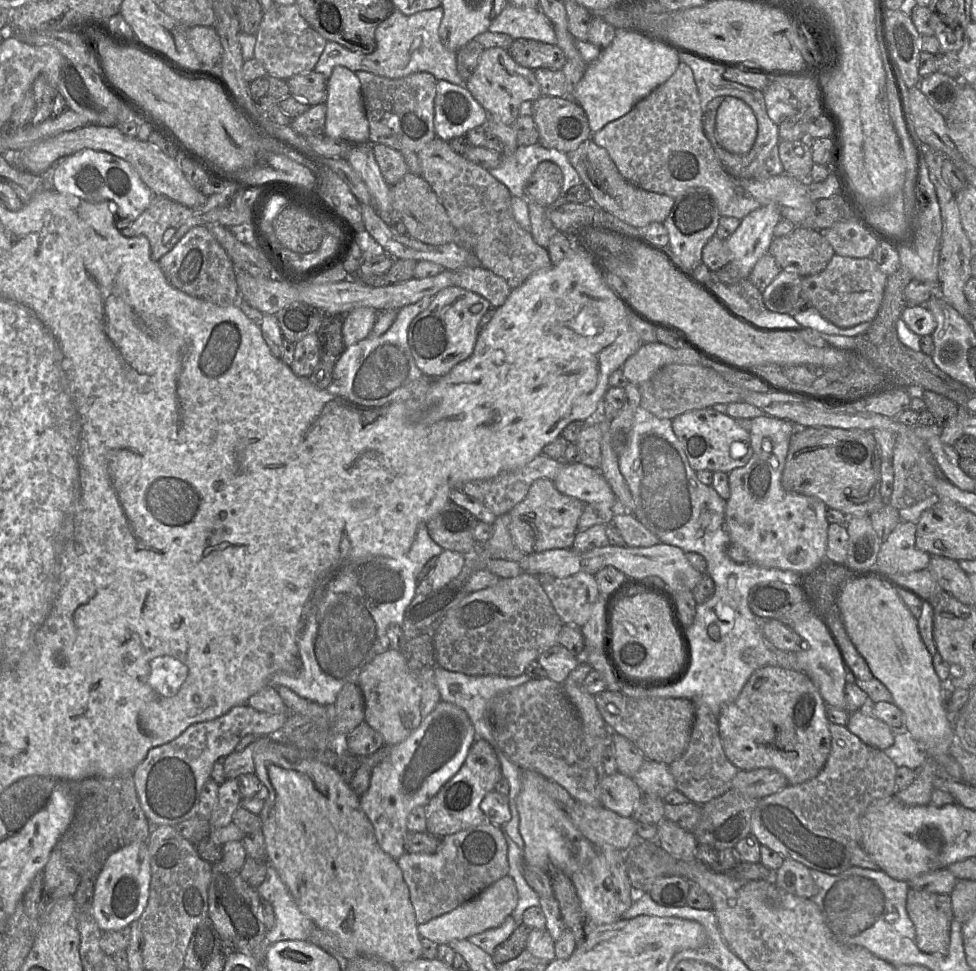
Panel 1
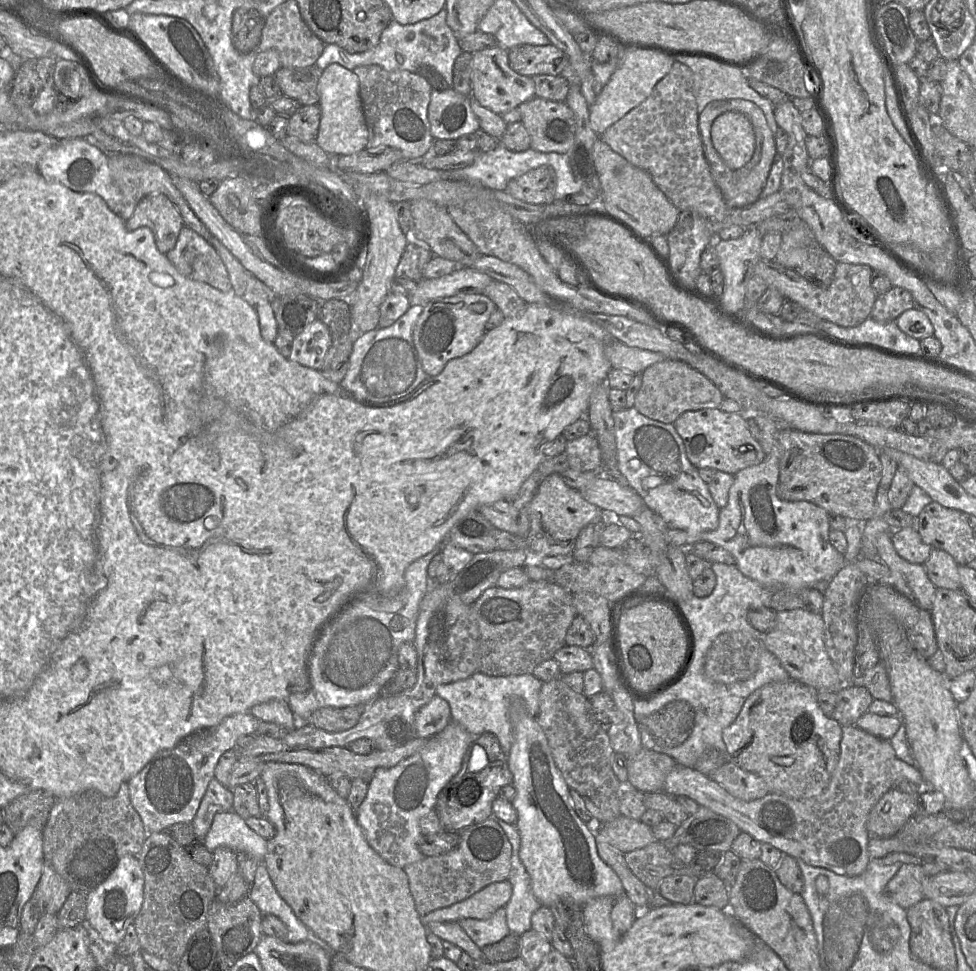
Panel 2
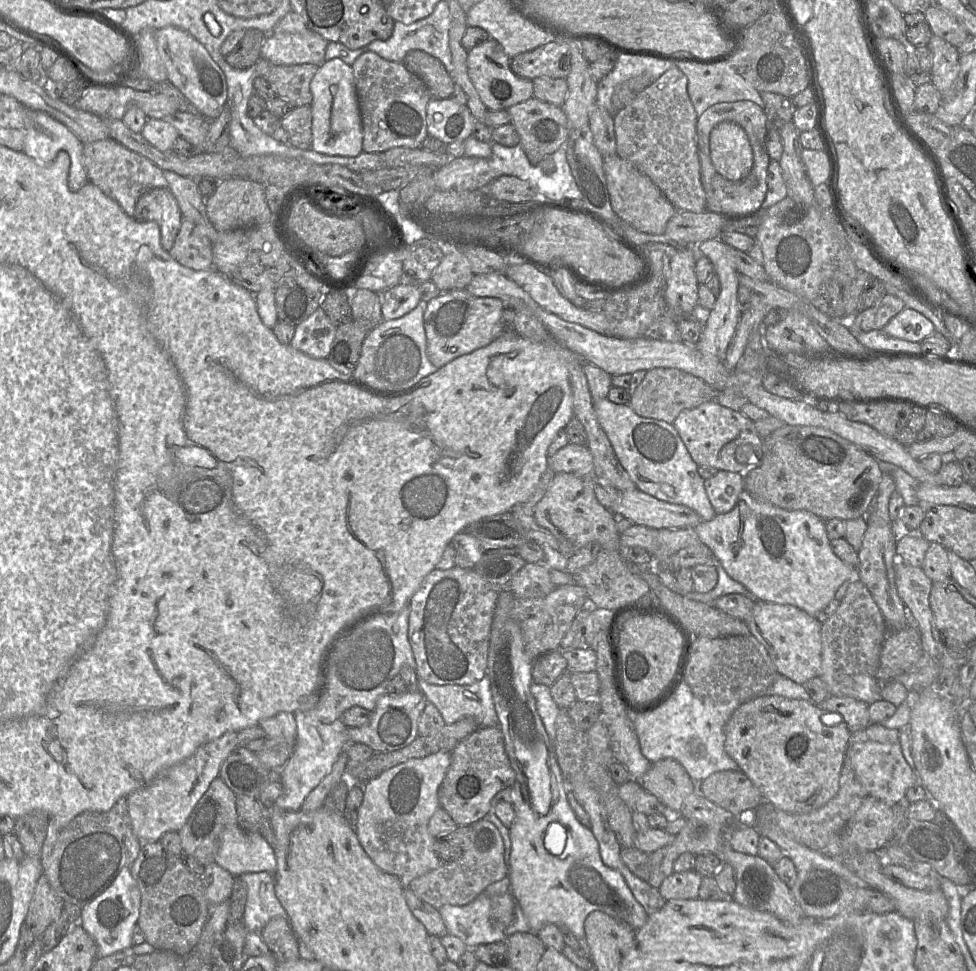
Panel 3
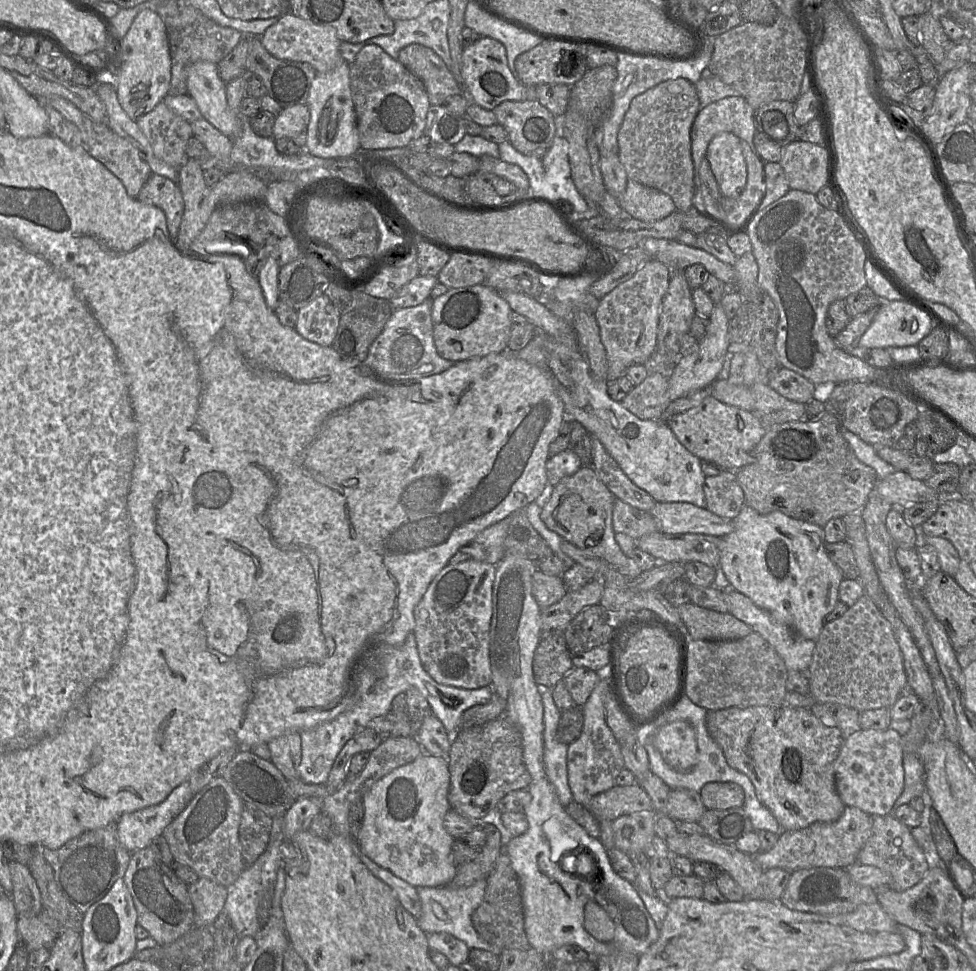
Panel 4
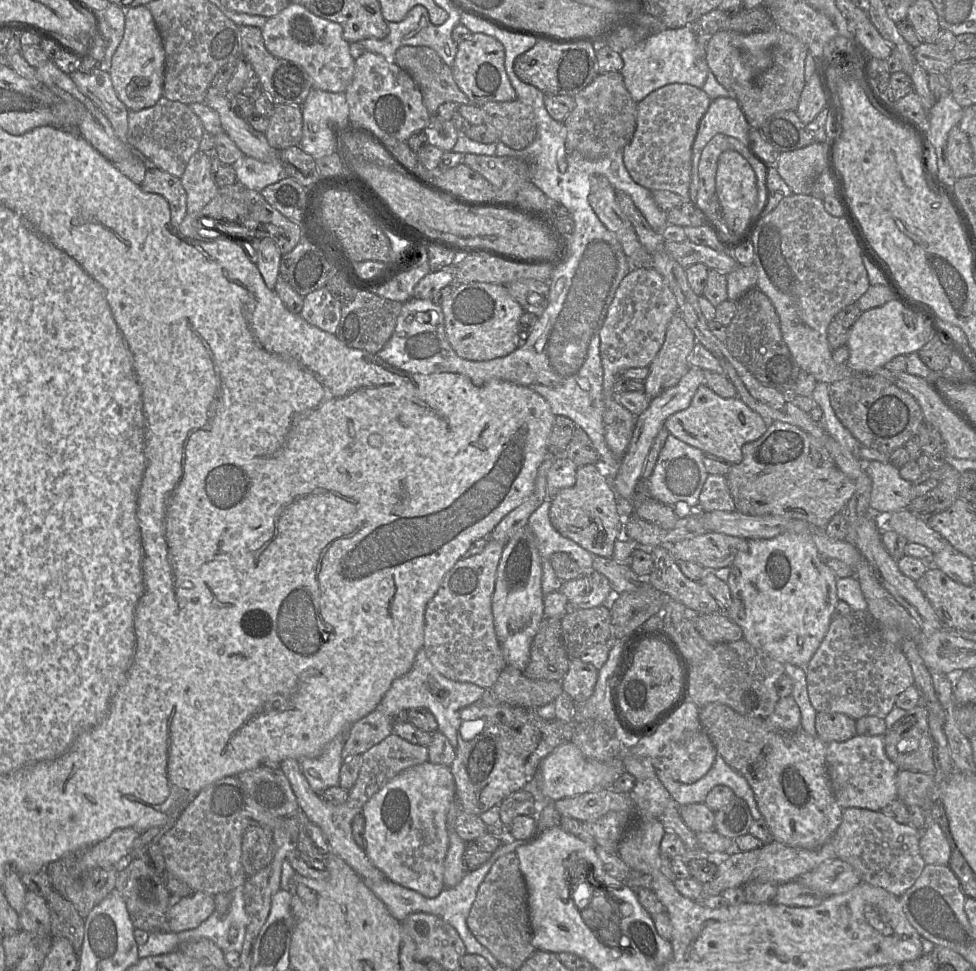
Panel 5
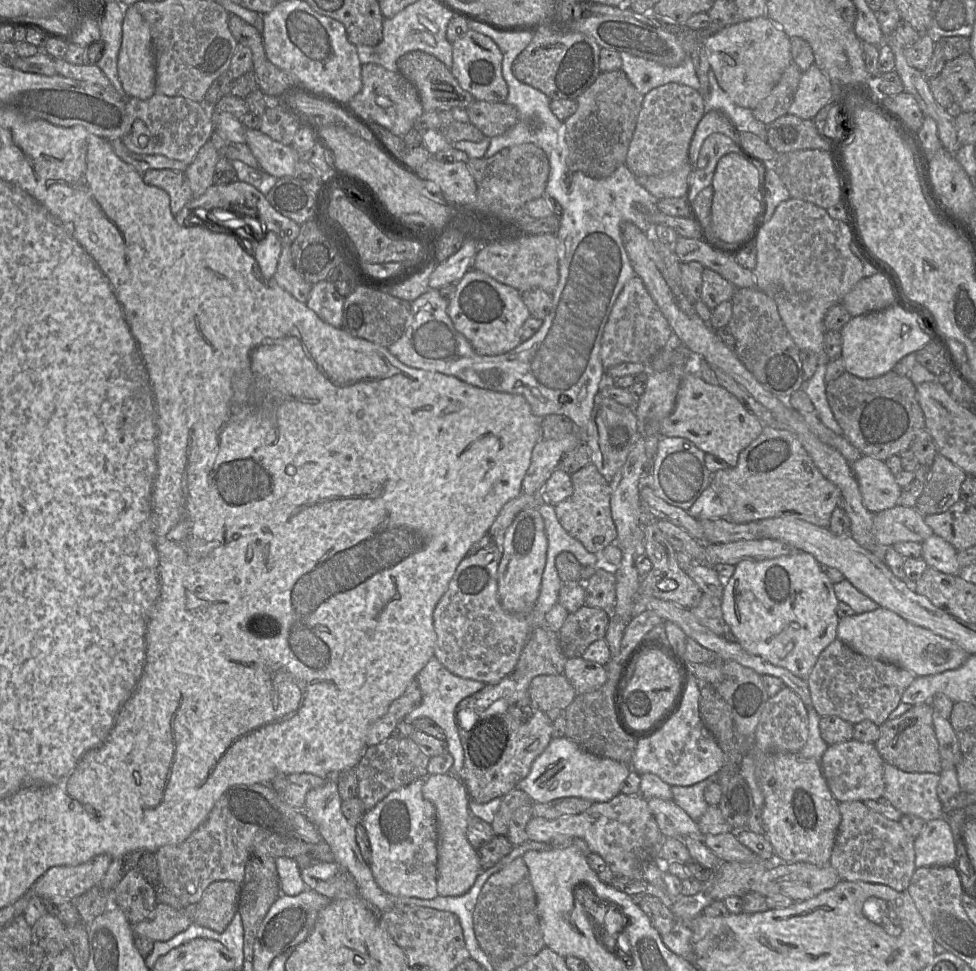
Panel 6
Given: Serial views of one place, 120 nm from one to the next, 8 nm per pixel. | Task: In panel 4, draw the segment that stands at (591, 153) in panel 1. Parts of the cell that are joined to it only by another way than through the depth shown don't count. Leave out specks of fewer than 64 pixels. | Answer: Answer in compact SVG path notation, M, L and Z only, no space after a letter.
M630 179L617 201L626 215L647 222L661 220L676 211L669 195Z

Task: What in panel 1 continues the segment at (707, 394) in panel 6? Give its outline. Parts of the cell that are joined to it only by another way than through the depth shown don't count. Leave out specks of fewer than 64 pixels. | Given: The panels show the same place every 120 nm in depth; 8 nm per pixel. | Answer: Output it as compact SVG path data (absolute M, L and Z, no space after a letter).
M712 408L683 413L672 420L672 428L695 472L709 470L729 474L744 467L753 455L749 432L741 428L734 418Z

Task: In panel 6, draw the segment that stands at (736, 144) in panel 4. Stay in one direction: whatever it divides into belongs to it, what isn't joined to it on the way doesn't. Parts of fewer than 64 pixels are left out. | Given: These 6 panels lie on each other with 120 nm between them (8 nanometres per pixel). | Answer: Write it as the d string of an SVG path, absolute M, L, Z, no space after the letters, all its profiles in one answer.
M729 153L717 163L712 187L711 228L713 235L708 234L708 236L722 246L736 247L753 232L758 218L761 199L758 169L752 161L741 154Z

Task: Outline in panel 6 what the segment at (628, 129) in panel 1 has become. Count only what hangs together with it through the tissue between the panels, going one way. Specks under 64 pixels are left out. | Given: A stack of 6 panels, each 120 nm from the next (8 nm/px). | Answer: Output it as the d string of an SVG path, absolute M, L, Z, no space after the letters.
M677 83L653 88L643 97L625 165L637 178L669 174L679 169L688 162L688 149L704 114L704 97L697 90Z

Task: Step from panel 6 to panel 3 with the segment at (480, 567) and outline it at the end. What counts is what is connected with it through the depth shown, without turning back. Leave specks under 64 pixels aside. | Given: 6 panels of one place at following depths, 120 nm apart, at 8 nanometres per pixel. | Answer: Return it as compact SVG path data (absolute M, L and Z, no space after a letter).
M454 567L448 570L435 569L427 575L418 591L413 595L410 601L410 615L408 640L412 647L413 655L416 661L416 674L418 679L422 679L435 685L471 685L480 681L487 674L488 647L490 641L490 632L496 610L498 594L500 591L491 587L478 573L473 569L463 569Z

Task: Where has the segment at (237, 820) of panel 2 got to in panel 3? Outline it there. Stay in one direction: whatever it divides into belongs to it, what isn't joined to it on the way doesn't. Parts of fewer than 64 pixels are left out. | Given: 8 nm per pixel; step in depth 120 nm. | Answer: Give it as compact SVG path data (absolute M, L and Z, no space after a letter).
M239 824L223 830L215 862L234 877L262 871L274 876L277 870L273 847L261 833L245 831Z

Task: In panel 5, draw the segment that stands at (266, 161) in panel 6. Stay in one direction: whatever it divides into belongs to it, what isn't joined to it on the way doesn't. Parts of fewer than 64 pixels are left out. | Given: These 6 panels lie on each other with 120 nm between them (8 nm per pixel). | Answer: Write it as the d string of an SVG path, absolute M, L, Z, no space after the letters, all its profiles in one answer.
M209 93L204 103L219 115L223 132L237 145L245 156L260 161L271 161L278 158L278 151L272 148L265 133L253 129L246 119L239 117L230 106L228 95Z

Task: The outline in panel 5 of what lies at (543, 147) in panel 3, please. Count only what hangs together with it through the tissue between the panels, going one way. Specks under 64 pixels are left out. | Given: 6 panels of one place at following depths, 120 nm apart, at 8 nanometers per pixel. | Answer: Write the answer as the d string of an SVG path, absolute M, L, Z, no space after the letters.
M519 100L487 102L480 107L484 123L492 127L499 141L513 150L528 147L537 136L537 122L533 108Z

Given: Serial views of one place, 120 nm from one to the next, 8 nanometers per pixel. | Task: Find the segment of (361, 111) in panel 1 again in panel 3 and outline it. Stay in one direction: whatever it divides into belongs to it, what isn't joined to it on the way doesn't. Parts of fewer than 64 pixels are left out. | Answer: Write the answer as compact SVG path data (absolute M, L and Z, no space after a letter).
M339 58L324 61L310 82L312 102L312 142L315 152L344 157L359 155L363 130L352 67Z

